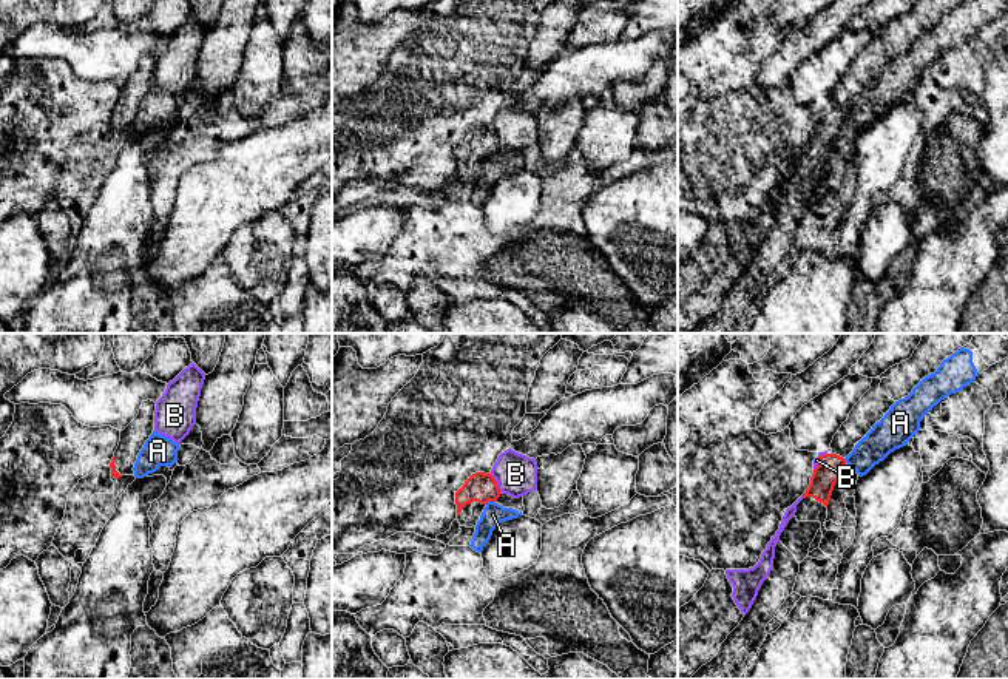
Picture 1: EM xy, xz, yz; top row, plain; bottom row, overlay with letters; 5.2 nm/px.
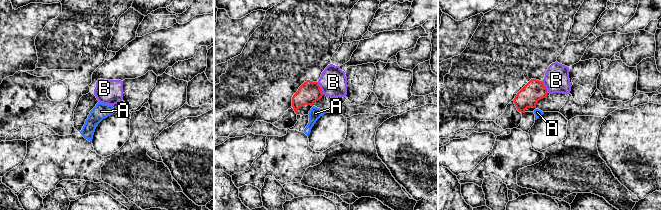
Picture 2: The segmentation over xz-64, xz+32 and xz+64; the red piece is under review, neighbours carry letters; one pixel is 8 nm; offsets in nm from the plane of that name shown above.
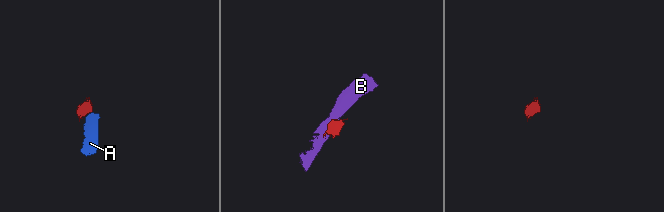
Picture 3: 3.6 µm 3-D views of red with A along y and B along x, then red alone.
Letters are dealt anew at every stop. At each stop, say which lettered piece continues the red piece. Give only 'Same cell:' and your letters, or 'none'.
Same cell: none

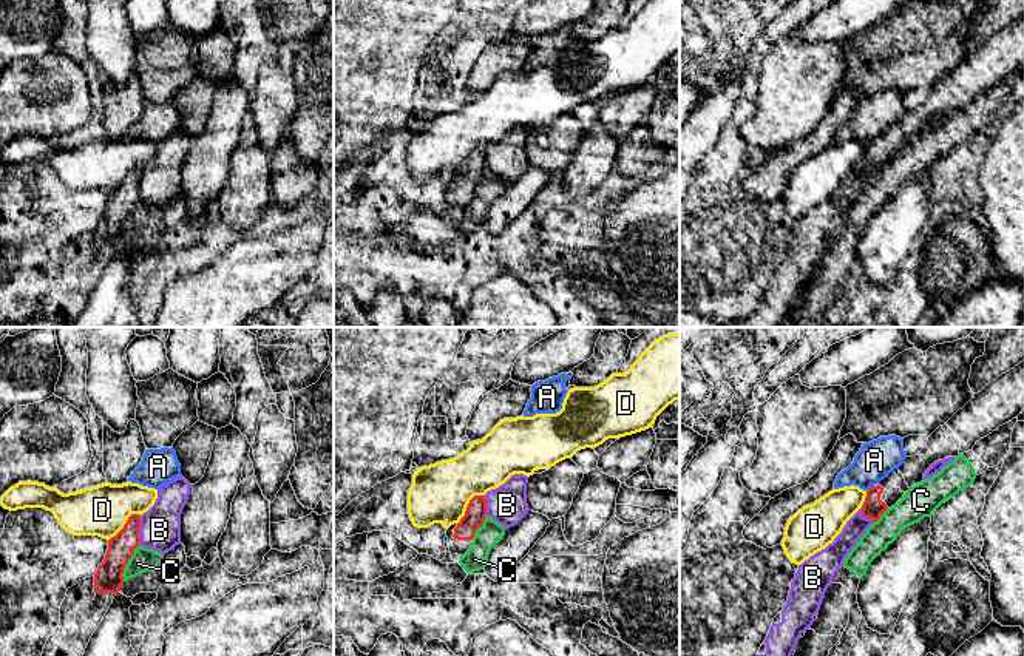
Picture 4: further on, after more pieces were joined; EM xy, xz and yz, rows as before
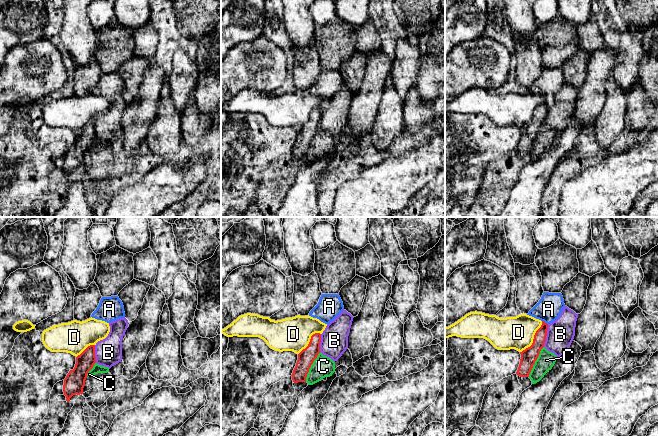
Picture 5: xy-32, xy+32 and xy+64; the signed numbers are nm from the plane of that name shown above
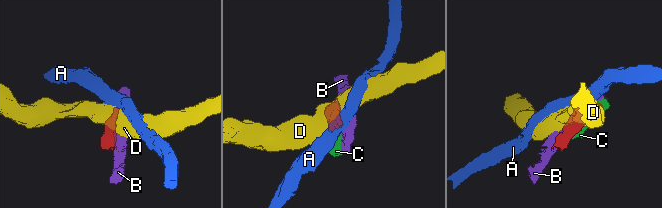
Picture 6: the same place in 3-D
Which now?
Same cell: none

